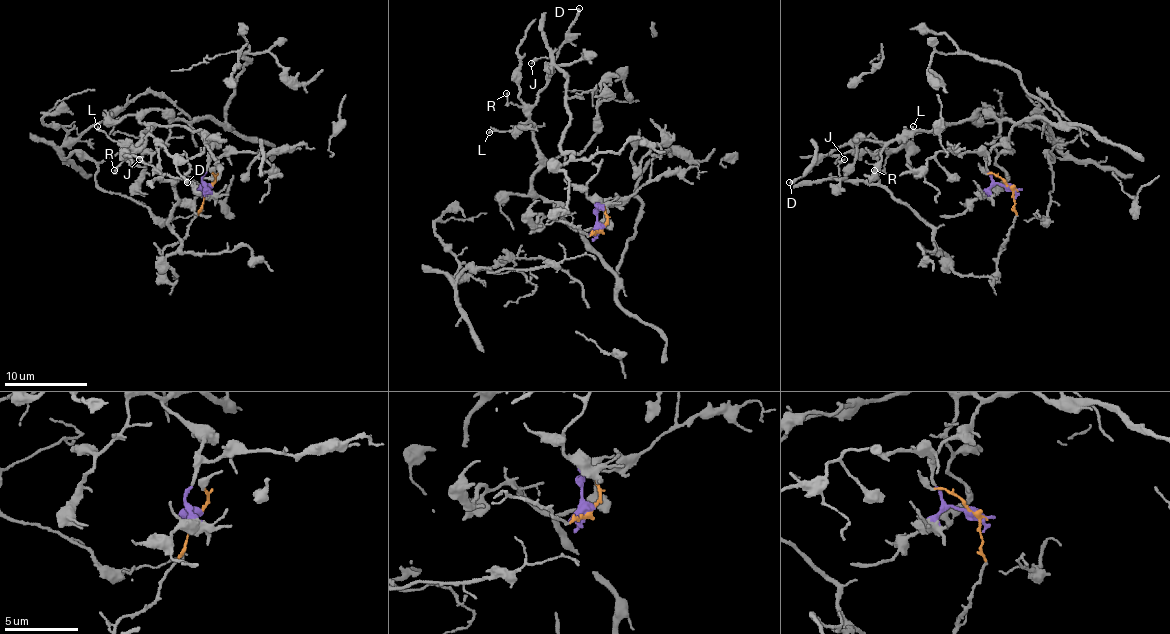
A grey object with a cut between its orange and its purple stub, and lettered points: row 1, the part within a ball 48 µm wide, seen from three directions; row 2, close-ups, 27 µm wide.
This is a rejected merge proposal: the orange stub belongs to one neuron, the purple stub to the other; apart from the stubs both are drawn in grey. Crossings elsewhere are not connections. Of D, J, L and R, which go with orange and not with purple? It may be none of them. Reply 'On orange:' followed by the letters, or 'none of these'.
On orange: J

